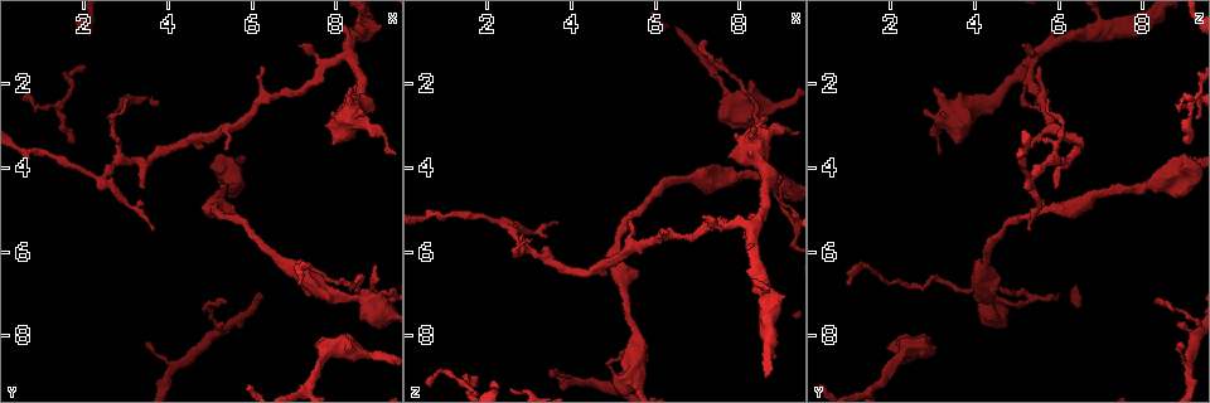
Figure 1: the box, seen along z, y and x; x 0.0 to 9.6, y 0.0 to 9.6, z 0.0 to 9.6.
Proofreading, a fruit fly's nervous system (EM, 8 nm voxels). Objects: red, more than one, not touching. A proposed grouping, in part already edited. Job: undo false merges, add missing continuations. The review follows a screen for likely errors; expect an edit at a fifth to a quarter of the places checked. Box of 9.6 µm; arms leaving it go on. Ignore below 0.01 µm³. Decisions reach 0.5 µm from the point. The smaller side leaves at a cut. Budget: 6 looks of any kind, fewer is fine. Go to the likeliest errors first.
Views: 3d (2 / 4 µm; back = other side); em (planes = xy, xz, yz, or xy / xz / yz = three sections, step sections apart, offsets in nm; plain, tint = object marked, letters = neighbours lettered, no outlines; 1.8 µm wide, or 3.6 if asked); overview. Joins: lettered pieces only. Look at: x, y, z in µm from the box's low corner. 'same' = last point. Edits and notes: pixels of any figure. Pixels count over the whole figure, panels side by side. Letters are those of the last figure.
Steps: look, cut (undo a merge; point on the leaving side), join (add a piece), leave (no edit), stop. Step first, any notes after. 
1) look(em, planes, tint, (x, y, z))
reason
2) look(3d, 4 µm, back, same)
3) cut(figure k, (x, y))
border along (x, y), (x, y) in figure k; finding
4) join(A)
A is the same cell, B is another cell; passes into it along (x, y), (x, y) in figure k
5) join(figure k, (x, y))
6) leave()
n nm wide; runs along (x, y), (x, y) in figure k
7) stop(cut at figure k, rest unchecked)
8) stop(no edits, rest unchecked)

look(em, planes, letters, (8.80, 7.15, 4.25))

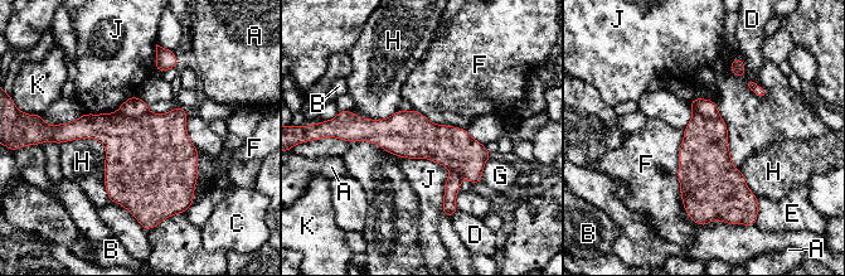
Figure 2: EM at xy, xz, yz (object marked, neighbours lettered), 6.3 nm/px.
cut(figure 2, (135, 107))
A, B, C, D, E, F, G, H, J and K are other cells; border along (117, 111), (135, 117), (147, 112) in figure 2; a second neuron is stuck on

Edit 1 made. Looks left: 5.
look(overview)
redraw

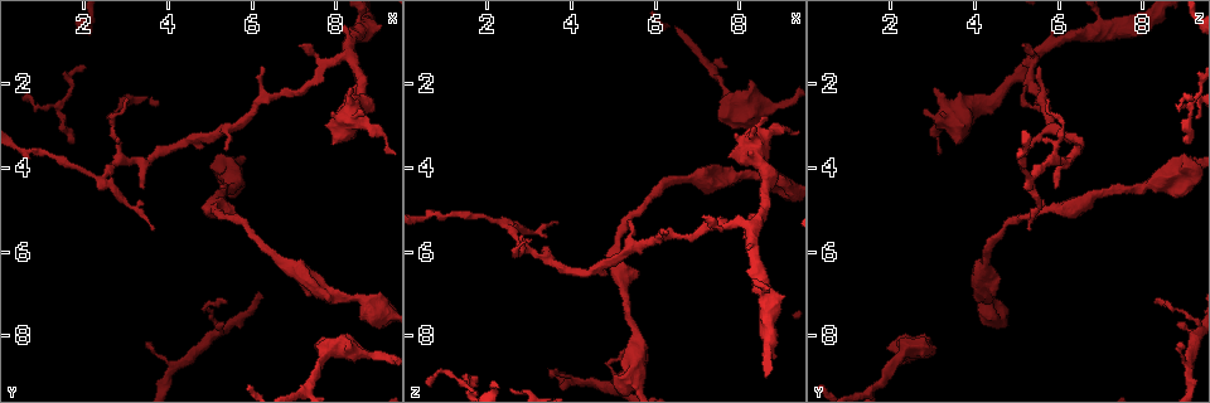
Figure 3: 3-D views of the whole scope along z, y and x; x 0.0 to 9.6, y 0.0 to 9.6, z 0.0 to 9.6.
look(em, planes, letters, (3.00, 2.35, 5.75))
branch stops here

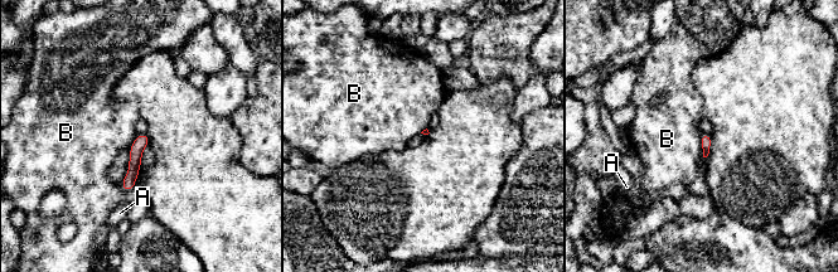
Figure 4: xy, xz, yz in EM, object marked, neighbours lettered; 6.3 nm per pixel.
leave()
B touches over 110 nm; A and B are other cells; runs along (144, 137), (126, 186) in figure 4; none of them fits

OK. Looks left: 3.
look(em, planes, letters, (1.40, 2.55, 9.10))
abrupt turn

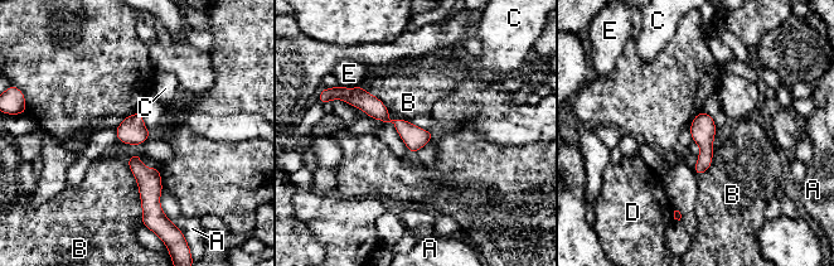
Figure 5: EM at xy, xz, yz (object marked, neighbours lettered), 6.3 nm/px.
leave()
150 nm wide; A, B, C, D and E are other cells; border along (126, 161), (137, 187), (142, 221) in figure 5; one neuron here

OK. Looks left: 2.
stop(cut at figure 2, rest unchecked)

